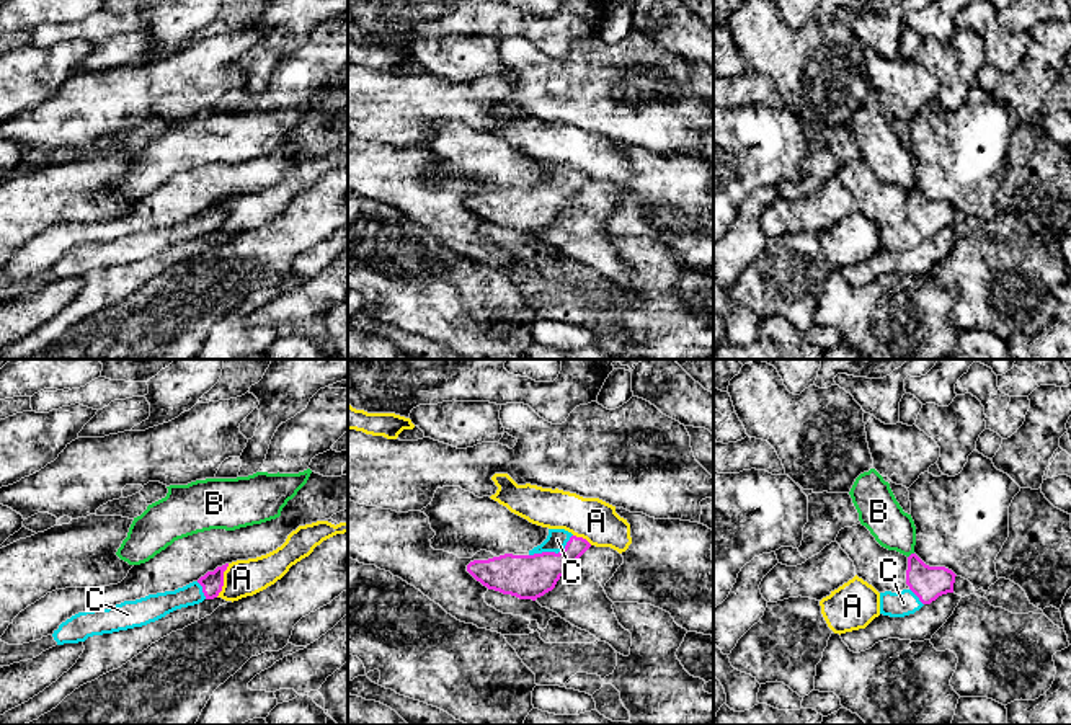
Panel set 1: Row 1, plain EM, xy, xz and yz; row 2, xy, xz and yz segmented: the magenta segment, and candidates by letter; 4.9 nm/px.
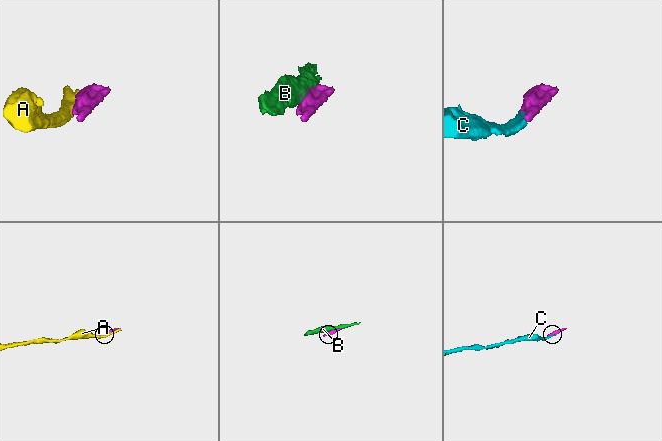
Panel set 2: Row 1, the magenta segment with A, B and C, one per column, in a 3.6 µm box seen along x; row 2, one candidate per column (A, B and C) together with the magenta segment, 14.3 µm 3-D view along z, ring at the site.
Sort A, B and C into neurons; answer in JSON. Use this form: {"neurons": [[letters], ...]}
{"neurons": [["A"], ["B"], ["C"]]}

